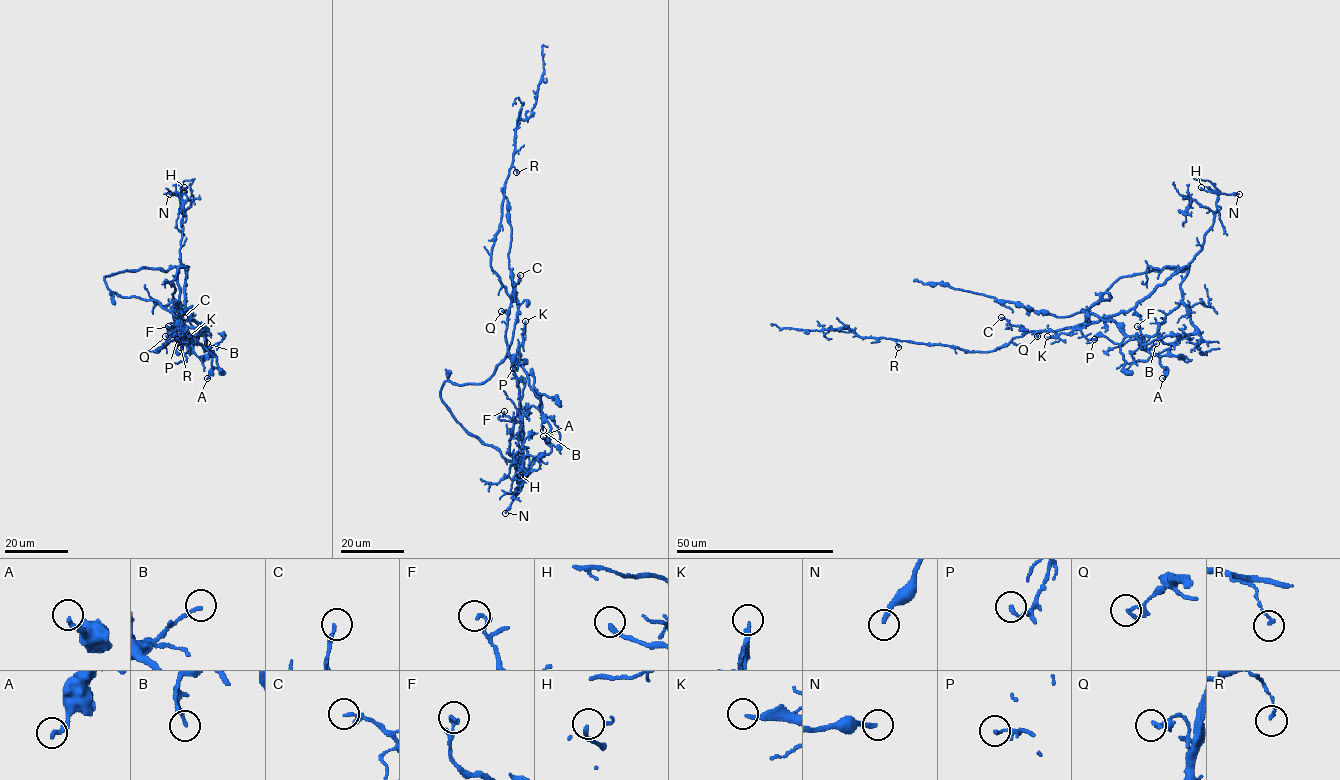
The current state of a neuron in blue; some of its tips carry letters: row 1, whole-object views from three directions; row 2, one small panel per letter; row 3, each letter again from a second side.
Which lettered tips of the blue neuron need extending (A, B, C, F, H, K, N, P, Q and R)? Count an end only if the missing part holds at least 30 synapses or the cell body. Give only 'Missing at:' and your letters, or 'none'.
Missing at: K, N

